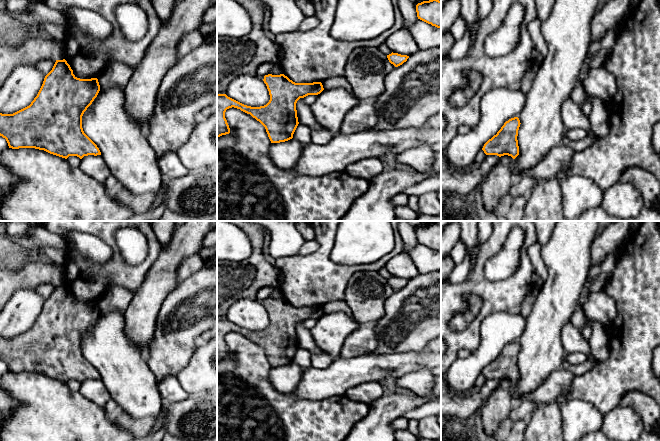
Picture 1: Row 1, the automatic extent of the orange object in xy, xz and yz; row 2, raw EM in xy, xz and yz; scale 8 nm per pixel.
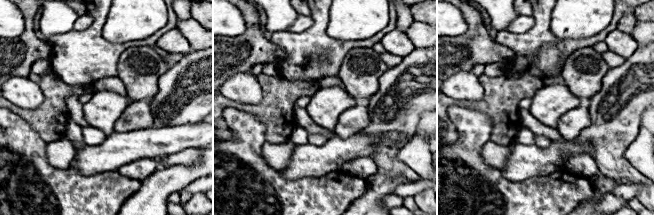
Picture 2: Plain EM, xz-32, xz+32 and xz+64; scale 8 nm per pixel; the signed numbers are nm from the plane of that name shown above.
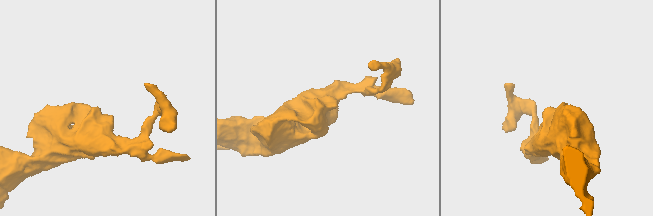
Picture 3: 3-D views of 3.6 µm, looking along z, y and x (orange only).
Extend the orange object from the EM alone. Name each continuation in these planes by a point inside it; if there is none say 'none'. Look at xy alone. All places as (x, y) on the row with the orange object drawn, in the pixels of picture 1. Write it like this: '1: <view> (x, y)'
none

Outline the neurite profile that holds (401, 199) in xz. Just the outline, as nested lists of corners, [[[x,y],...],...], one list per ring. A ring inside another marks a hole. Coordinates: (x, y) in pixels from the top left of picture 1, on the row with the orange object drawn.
[[[400,193],[393,197],[393,204],[394,206],[400,206],[400,205],[407,205],[408,203],[408,196],[404,193]]]

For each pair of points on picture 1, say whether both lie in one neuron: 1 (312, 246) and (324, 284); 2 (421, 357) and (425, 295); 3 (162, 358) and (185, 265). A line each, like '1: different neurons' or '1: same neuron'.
1: different neurons
2: different neurons
3: different neurons

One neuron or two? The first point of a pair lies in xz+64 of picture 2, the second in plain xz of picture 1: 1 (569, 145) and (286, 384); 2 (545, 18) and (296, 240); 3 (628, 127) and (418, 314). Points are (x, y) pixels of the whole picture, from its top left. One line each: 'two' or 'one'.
1: two
2: two
3: one

